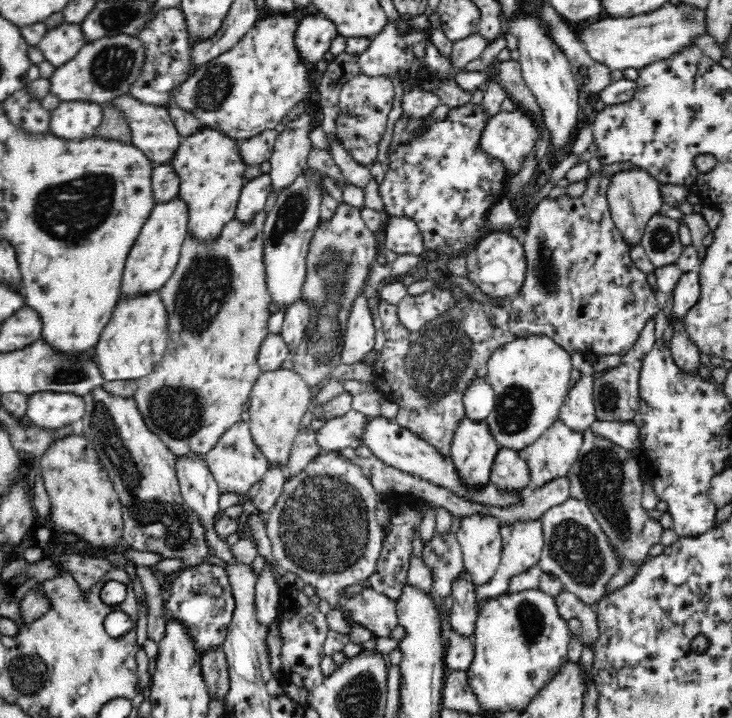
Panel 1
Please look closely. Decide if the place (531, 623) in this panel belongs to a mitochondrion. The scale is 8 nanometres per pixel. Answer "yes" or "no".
yes

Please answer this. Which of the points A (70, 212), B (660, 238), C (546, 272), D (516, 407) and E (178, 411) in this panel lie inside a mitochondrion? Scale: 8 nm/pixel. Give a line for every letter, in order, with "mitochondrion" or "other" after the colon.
A: mitochondrion
B: mitochondrion
C: mitochondrion
D: mitochondrion
E: mitochondrion

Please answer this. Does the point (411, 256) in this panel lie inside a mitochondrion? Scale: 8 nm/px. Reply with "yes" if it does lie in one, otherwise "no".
no

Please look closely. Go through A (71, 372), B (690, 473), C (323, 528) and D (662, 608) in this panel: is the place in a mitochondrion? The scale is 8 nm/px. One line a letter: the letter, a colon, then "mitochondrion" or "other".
A: mitochondrion
B: other
C: mitochondrion
D: other

